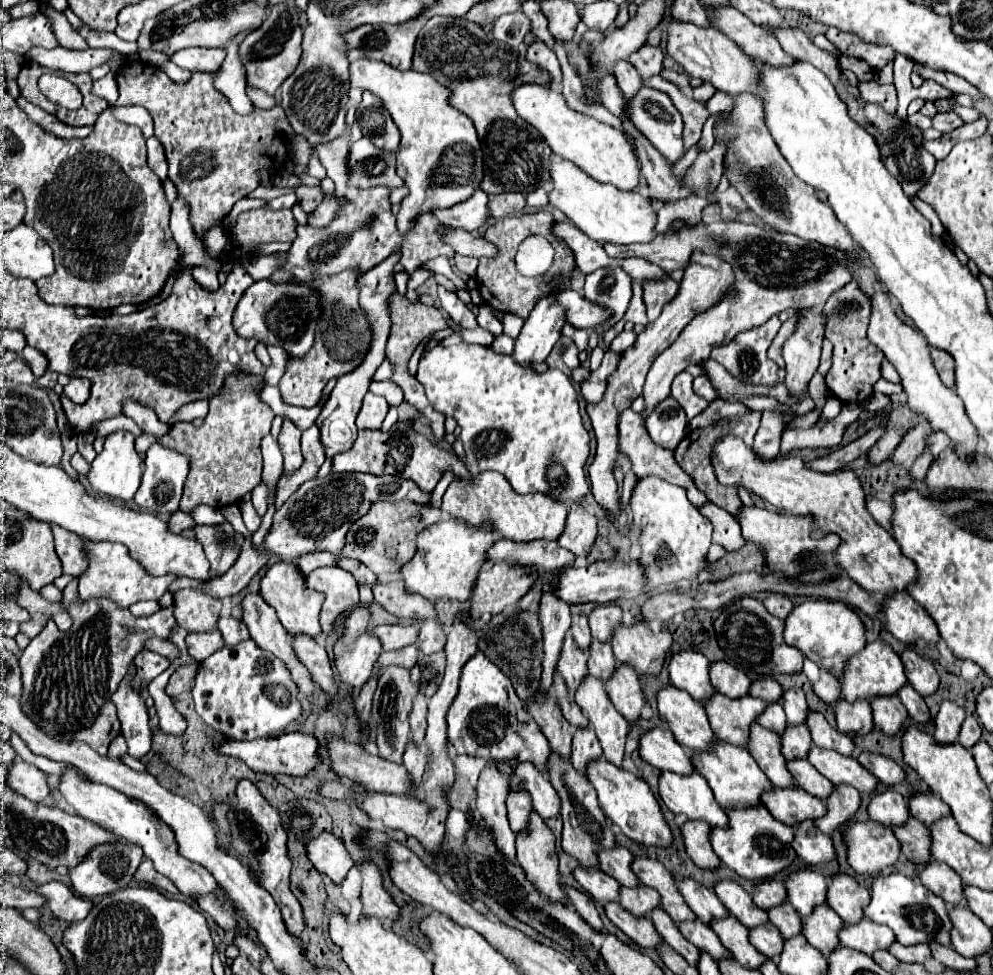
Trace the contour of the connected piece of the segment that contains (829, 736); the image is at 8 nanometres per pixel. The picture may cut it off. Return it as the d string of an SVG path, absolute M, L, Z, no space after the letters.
M808 712L806 716L806 726L810 728L812 734L812 742L820 748L830 748L836 750L840 754L852 754L854 750L854 742L850 736L838 732L836 728L832 728L826 718L820 712Z

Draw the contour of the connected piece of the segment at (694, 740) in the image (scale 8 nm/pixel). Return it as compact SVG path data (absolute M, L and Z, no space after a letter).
M674 684L660 686L656 692L656 702L662 722L668 724L676 742L684 748L706 750L716 740L702 704L692 700L684 690Z

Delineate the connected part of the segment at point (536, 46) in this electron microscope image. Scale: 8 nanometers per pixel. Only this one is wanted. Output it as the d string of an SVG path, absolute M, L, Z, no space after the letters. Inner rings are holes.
M536 40L534 44L528 46L528 56L526 56L530 62L542 66L544 70L550 70L554 82L552 82L552 88L554 90L562 90L562 72L560 72L560 62L556 58L556 54L542 42L542 40Z

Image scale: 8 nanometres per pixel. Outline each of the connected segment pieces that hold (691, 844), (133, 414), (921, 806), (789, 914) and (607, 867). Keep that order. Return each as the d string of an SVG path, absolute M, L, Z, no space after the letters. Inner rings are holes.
M686 820L680 826L680 834L684 840L686 852L694 860L694 864L700 868L714 870L714 868L718 868L720 860L716 858L716 854L712 850L708 830L710 830L710 824L702 822L702 820Z
M128 398L128 400L122 402L122 406L124 406L124 416L132 418L132 420L134 420L146 434L164 436L164 434L170 430L168 424L164 424L164 422L158 420L158 416L156 416L154 410L150 410L148 406L140 404L138 400Z
M918 792L908 798L908 812L926 826L930 826L938 816L950 814L950 808L936 794Z
M788 902L770 908L768 920L780 930L782 938L790 938L794 934L800 934L800 914Z
M616 844L614 848L608 848L608 850L598 850L600 870L606 872L608 876L616 878L624 886L636 886L638 884L636 874L630 870L630 862L632 862L630 850L620 846L620 844Z

